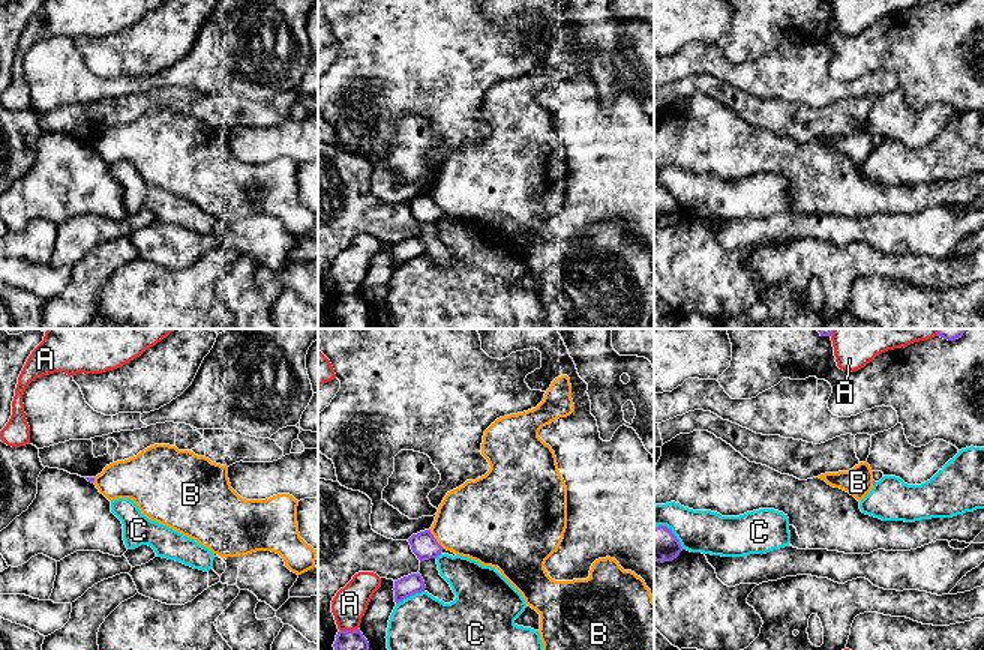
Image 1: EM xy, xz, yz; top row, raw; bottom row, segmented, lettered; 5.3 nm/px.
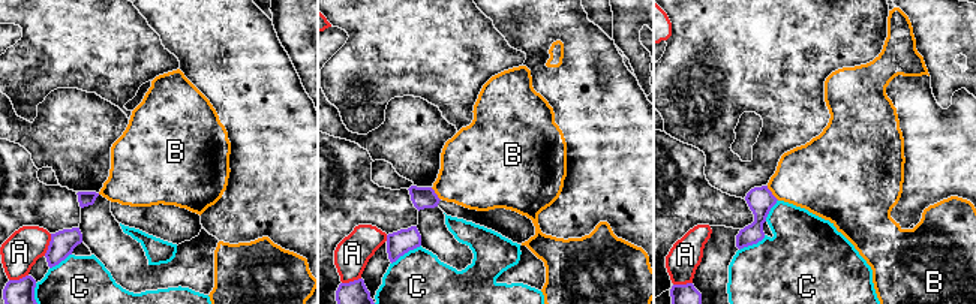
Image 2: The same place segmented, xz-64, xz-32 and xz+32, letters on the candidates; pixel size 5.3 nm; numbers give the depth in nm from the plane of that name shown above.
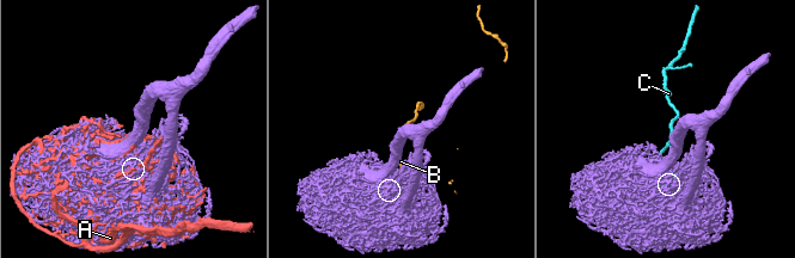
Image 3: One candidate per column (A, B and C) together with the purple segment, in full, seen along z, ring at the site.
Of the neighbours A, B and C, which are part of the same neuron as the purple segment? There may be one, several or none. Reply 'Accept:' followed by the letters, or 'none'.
Accept: none

